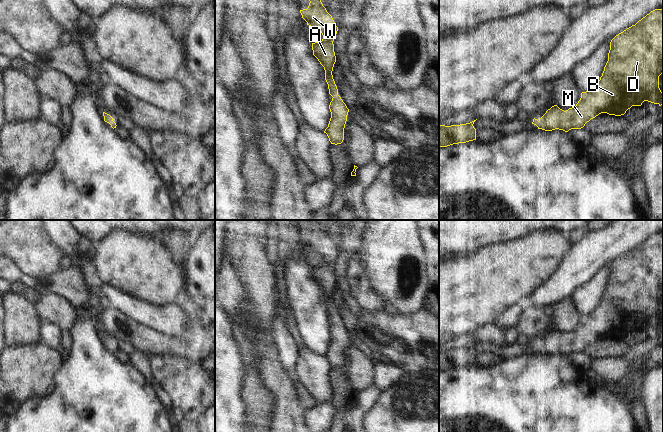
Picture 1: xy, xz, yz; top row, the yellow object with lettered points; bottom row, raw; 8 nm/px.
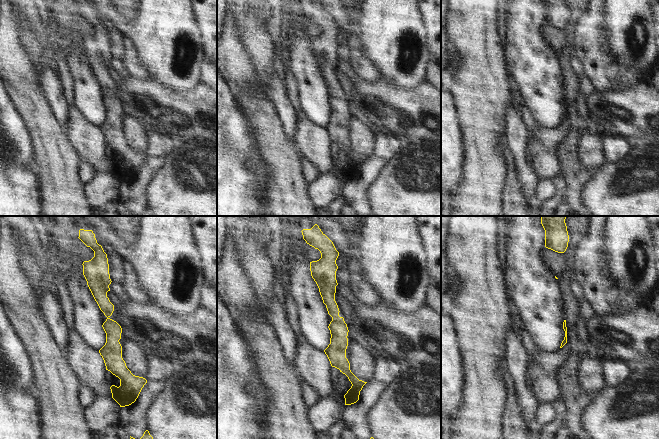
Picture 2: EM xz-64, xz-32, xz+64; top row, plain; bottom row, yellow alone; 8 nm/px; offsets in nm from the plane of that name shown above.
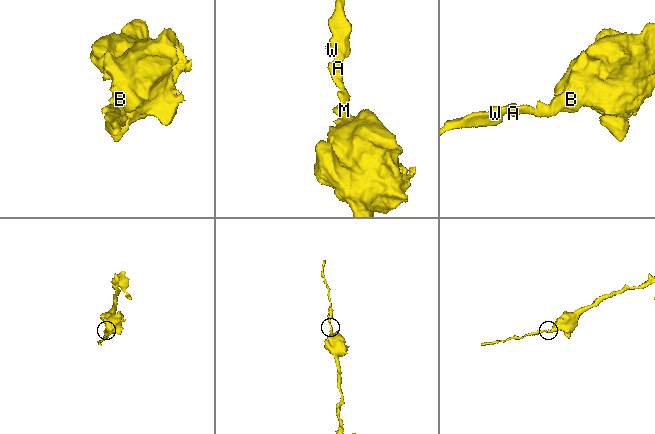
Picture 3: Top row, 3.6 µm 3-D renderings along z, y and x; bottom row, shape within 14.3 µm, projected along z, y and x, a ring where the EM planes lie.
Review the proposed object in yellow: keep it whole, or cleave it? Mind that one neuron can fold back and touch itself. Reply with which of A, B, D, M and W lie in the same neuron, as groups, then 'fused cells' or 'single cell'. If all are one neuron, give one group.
A B D M W | single cell

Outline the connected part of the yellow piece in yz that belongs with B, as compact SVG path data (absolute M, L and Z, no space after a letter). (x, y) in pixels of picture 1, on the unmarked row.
M655 233L635 249L616 259L610 266L608 285L598 307L589 315L582 316L578 327L564 335L557 329L532 348L538 353L555 353L568 356L581 353L601 337L621 340L632 330L641 330L648 325L661 330L663 317L659 312L659 300L663 298L663 233Z

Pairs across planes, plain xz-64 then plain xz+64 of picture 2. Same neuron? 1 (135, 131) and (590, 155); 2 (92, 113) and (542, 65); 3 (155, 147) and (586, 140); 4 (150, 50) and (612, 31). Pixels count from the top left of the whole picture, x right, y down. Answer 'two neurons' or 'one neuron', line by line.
1: one neuron
2: one neuron
3: two neurons
4: one neuron

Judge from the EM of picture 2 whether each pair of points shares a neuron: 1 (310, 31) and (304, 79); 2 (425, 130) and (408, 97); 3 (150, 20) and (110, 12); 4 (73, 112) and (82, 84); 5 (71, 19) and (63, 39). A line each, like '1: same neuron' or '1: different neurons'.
1: different neurons
2: same neuron
3: same neuron
4: different neurons
5: different neurons

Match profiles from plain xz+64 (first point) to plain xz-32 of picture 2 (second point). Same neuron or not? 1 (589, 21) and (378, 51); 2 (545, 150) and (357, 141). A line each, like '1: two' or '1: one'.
1: two
2: two

